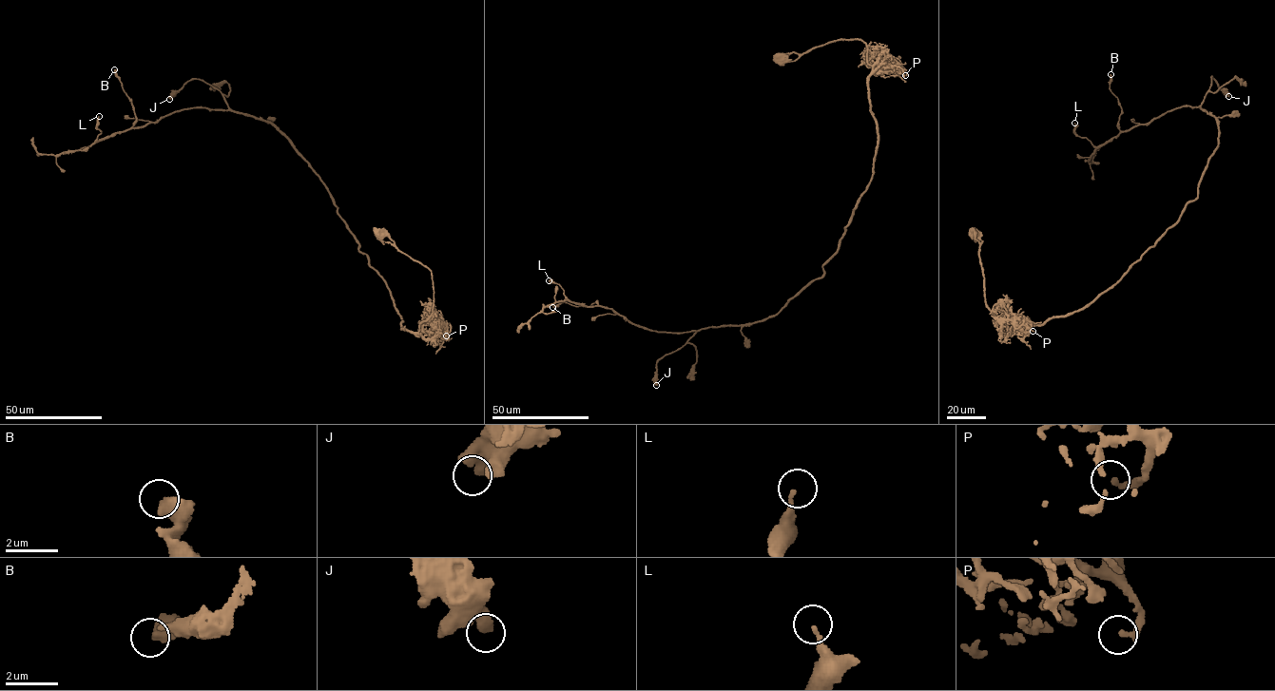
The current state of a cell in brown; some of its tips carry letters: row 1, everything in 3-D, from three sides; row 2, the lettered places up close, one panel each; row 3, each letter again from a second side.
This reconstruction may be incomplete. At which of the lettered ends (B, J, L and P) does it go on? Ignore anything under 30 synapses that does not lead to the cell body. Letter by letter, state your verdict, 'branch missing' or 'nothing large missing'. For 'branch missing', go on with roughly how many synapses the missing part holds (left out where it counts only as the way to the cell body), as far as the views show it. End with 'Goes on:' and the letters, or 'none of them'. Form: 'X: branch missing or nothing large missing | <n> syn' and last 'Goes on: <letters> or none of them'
B: nothing large missing
J: nothing large missing
L: nothing large missing
P: nothing large missing
Goes on: none of them

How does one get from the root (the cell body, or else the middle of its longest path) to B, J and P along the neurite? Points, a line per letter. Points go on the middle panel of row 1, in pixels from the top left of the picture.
B: (781, 57), (860, 39), (872, 67), (873, 173), (822, 276), (763, 320), (679, 333), (597, 301), (552, 307)
J: (781, 57), (865, 44), (872, 177), (822, 276), (763, 320), (702, 328), (658, 361), (656, 385)
P: (781, 57), (803, 54), (836, 41), (860, 39), (870, 51), (878, 47), (884, 48), (905, 75)

